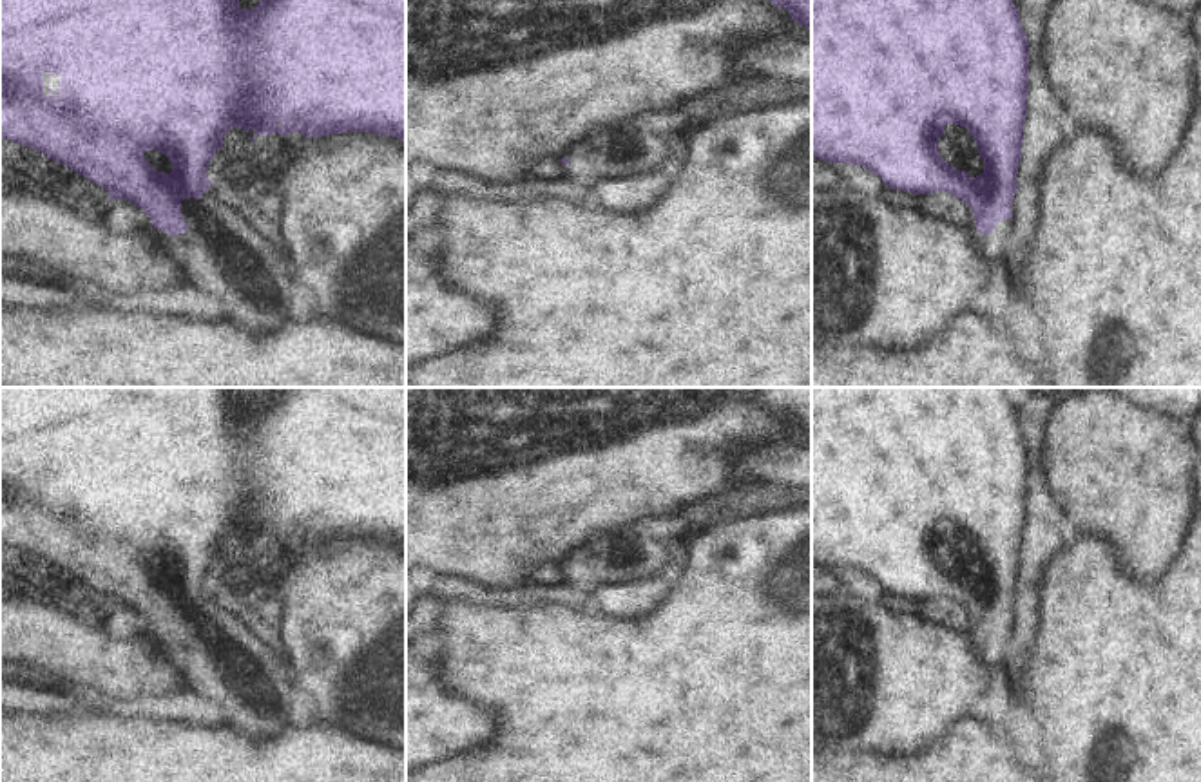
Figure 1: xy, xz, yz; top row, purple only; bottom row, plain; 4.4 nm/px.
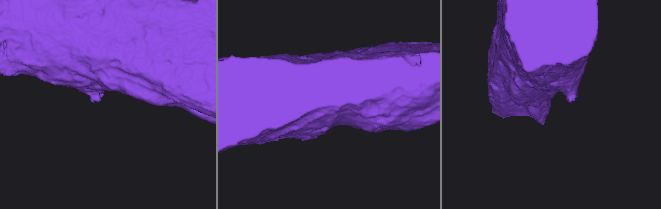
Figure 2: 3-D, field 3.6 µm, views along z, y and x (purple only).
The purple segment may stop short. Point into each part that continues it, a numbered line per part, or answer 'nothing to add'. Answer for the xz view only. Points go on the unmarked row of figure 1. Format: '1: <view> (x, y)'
1: xz (584, 572)

